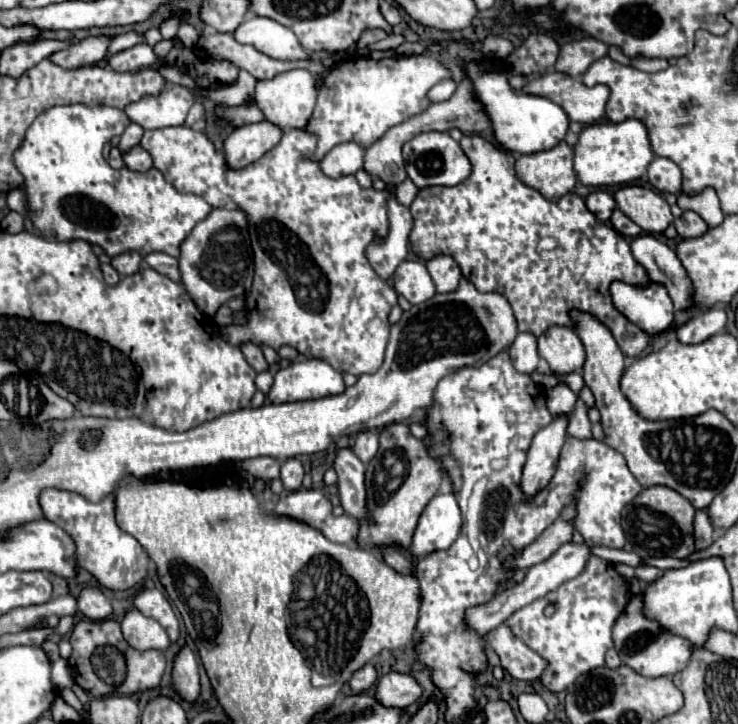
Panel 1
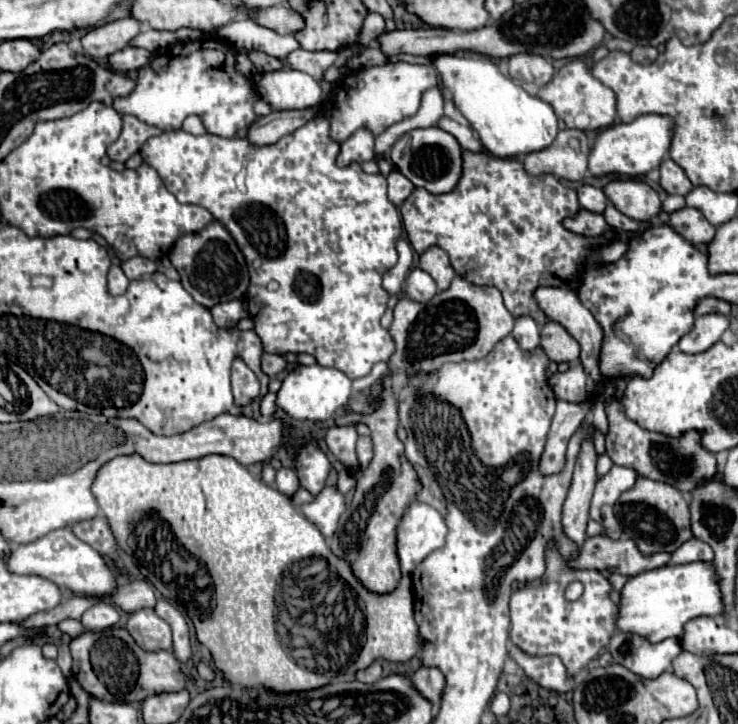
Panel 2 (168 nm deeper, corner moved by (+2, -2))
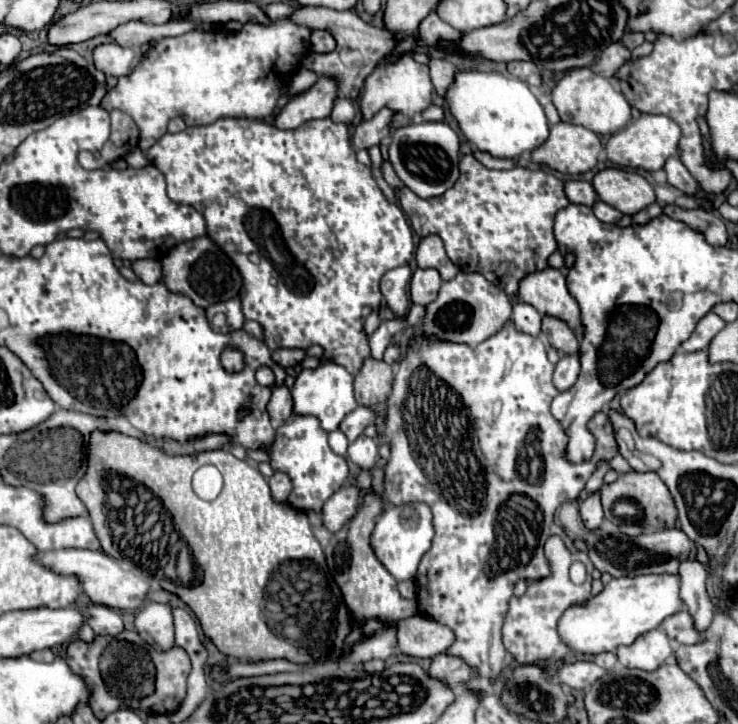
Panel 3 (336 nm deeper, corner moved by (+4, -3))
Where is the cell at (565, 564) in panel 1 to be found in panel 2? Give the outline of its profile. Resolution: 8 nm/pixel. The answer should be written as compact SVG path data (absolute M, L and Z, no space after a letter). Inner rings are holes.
M597 535L585 539L585 543L579 547L579 555L575 559L567 559L567 565L577 569L597 569L633 577L637 573L663 567L669 563L669 559L669 553L655 553L647 557L637 549L633 541L613 541L605 535Z

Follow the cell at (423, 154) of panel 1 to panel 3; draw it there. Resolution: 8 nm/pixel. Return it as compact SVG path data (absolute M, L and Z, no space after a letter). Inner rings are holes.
M421 122L397 128L389 146L389 162L401 182L417 196L441 196L459 178L459 138L447 122Z

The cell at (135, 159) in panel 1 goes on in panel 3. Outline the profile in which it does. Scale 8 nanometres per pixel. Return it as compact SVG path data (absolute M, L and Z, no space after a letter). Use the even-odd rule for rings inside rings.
M135 148L135 152L129 152L129 154L125 156L125 160L127 160L127 164L129 164L131 168L143 168L143 166L149 164L147 156L145 156L139 148Z

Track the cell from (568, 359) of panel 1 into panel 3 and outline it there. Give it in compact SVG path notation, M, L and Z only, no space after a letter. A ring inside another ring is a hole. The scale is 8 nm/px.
M545 316L543 334L545 334L549 346L557 348L561 354L575 354L579 350L579 340L577 340L573 328L569 328L569 324L559 318Z

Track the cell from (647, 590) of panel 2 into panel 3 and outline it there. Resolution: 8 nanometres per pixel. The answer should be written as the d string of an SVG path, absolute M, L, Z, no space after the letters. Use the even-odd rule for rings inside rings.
M635 576L613 578L603 590L583 604L573 604L559 618L557 630L563 644L581 656L597 656L601 652L615 652L623 644L631 644L639 634L657 628L667 616L679 612L683 606L679 598L679 576Z

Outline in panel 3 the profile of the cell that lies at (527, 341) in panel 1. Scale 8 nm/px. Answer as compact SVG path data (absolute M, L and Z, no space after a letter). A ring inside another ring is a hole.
M517 302L513 306L511 320L515 322L519 332L525 332L525 334L531 334L531 336L539 336L541 334L541 318L543 316L531 304Z

